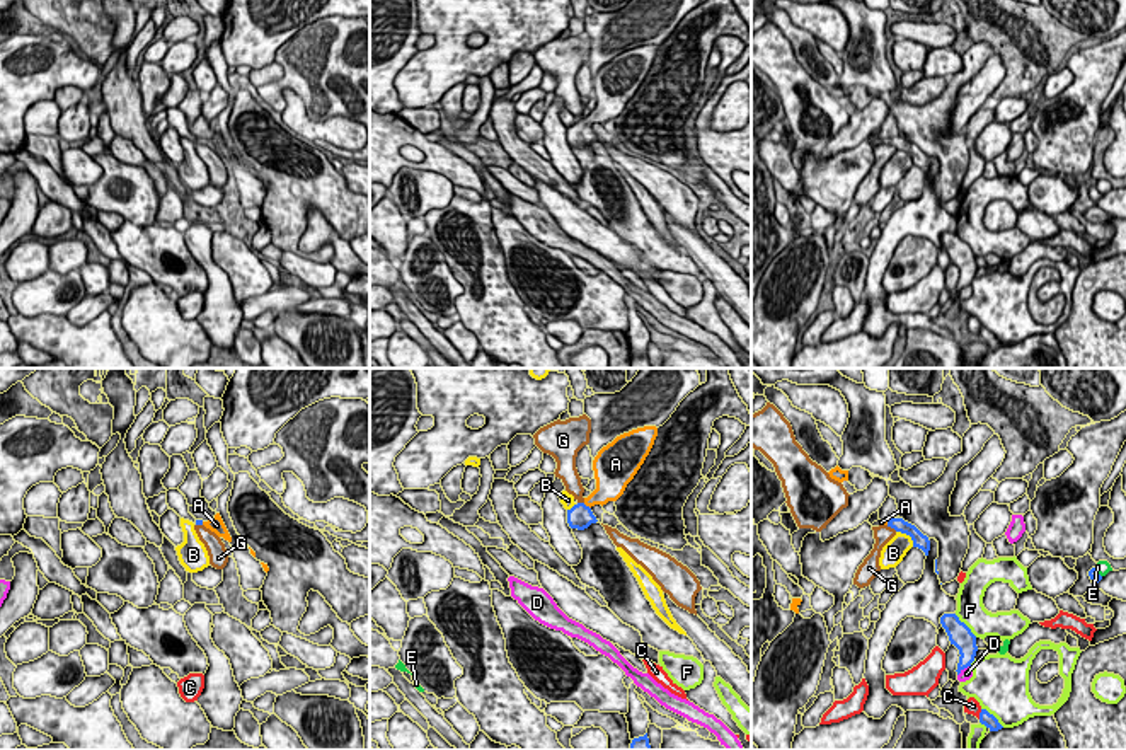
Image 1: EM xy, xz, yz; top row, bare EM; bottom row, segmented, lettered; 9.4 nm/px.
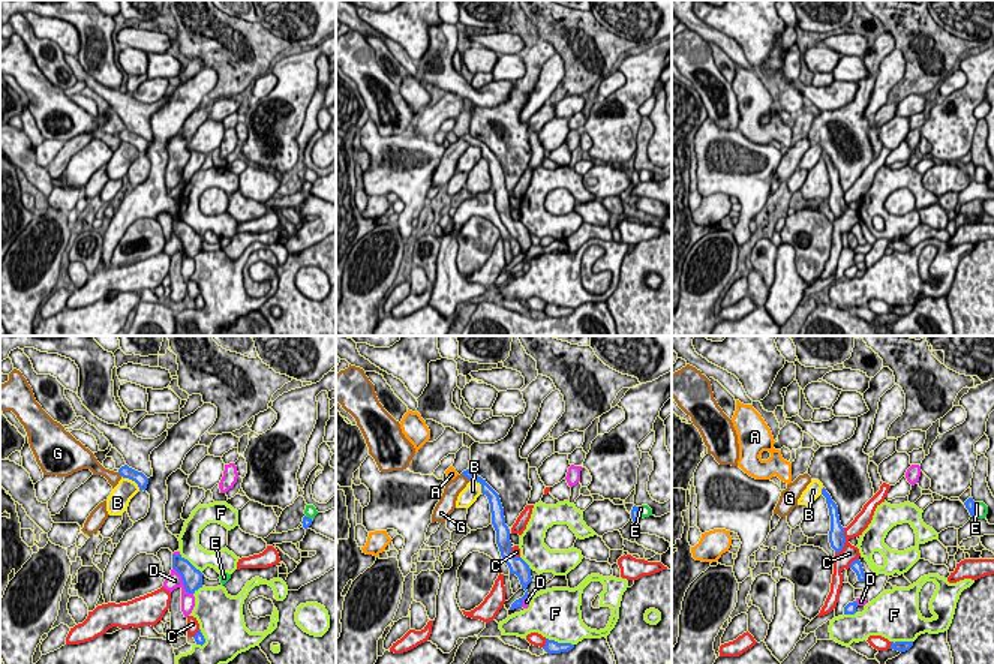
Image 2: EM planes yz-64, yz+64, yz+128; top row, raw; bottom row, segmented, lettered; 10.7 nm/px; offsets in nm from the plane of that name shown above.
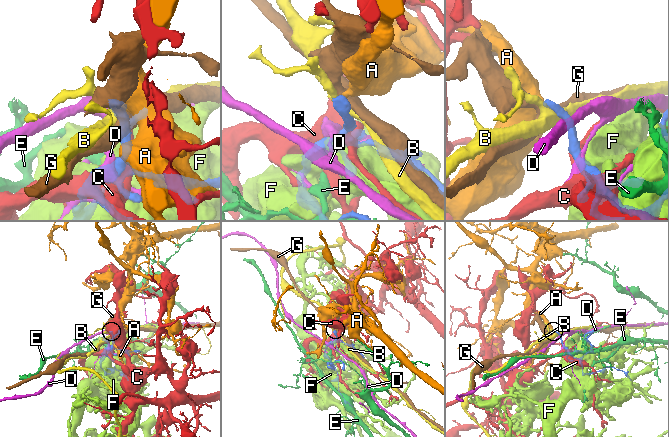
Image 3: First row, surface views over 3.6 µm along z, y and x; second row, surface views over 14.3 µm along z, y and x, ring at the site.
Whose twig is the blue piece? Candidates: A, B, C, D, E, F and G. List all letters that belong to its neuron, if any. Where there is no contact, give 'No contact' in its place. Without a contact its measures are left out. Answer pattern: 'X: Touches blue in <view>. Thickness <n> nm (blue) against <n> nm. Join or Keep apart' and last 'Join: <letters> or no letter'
A: Touches blue in xz. Thickness 240 nm (blue) against 200 nm. Join
B: Touches blue in yz. Thickness 140 nm (blue) against 220 nm. Keep apart
C: Touches blue in yz. Thickness 130 nm (blue) against 130 nm. Keep apart
D: Touches blue in yz. Thickness 190 nm (blue) against 120 nm. Keep apart
E: Touches blue in yz. Thickness 90 nm (blue) against 130 nm. Keep apart
F: Touches blue in yz. Thickness 220 nm (blue) against 260 nm. Keep apart
G: Touches blue in yz. Thickness 130 nm (blue) against 180 nm. Keep apart
Join: A

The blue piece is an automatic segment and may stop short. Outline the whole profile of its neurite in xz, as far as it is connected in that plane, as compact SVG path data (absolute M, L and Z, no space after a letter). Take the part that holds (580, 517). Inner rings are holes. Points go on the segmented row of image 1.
M644 426L617 436L603 447L593 460L596 489L583 503L567 510L571 528L584 530L596 523L591 508L617 501L627 484L634 479L646 457L649 455L658 436L656 426Z

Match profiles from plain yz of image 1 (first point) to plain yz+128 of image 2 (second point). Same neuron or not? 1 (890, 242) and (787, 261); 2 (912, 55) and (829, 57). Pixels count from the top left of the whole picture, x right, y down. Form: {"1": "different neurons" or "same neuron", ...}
{"1": "same neuron", "2": "same neuron"}

